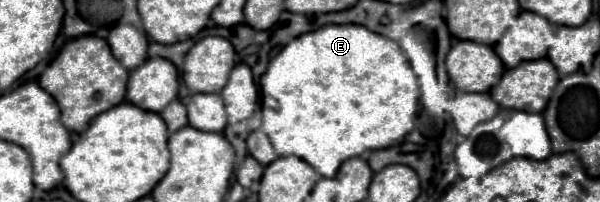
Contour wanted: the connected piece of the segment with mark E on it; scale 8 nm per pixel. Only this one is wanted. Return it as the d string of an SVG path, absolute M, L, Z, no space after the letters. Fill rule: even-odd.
M327 25L327 27L317 29L317 31L303 33L303 35L299 35L297 39L293 39L289 45L285 45L285 47L279 51L279 55L275 55L275 57L271 59L271 63L269 63L267 71L265 71L265 75L263 75L261 81L259 81L259 83L261 83L261 93L263 93L263 95L271 95L271 97L277 99L277 103L279 103L277 109L271 109L271 107L263 107L263 109L261 109L261 113L263 113L263 125L261 125L261 129L263 129L263 133L271 139L271 143L273 143L275 151L277 151L277 155L285 155L285 157L287 157L287 155L297 155L297 157L301 157L303 161L311 163L311 167L315 167L315 171L319 171L321 177L333 177L333 175L337 173L339 165L341 165L345 159L359 157L359 155L363 155L365 151L391 147L391 145L399 143L399 141L413 129L419 99L417 99L417 95L415 95L415 91L413 91L415 87L413 87L413 83L411 83L411 77L415 77L415 75L411 75L411 69L407 71L407 59L405 59L401 47L399 47L395 41L391 41L391 39L387 39L387 37L383 37L383 35L365 29L363 25Z

